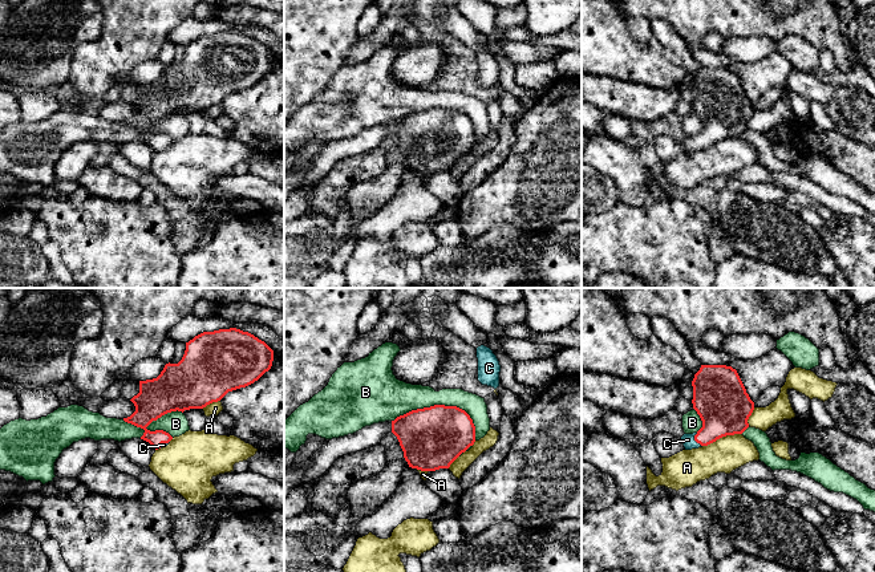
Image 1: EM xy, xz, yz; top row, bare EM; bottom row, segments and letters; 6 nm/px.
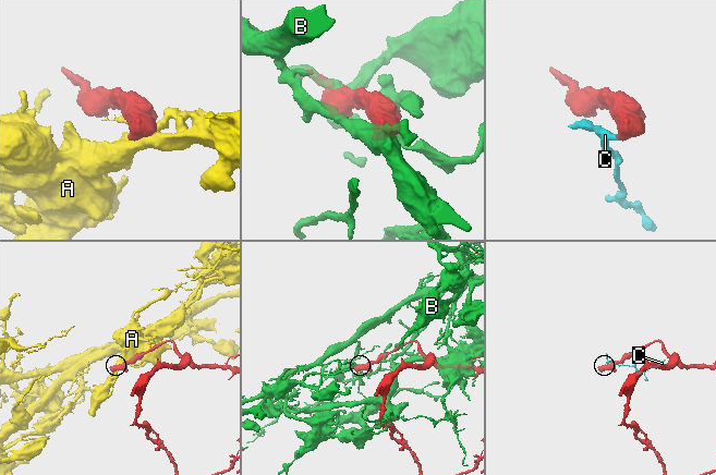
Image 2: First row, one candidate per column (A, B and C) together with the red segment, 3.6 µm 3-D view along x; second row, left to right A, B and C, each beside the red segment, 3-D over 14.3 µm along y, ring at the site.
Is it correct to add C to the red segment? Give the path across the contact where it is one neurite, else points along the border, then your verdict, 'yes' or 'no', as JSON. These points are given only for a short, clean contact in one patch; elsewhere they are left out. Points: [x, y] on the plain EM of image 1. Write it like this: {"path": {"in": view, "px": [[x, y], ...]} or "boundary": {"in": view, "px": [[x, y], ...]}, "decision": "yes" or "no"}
{"path": {"in": "yz", "px": [[724, 113], [695, 142], [688, 142]]}, "decision": "yes"}

